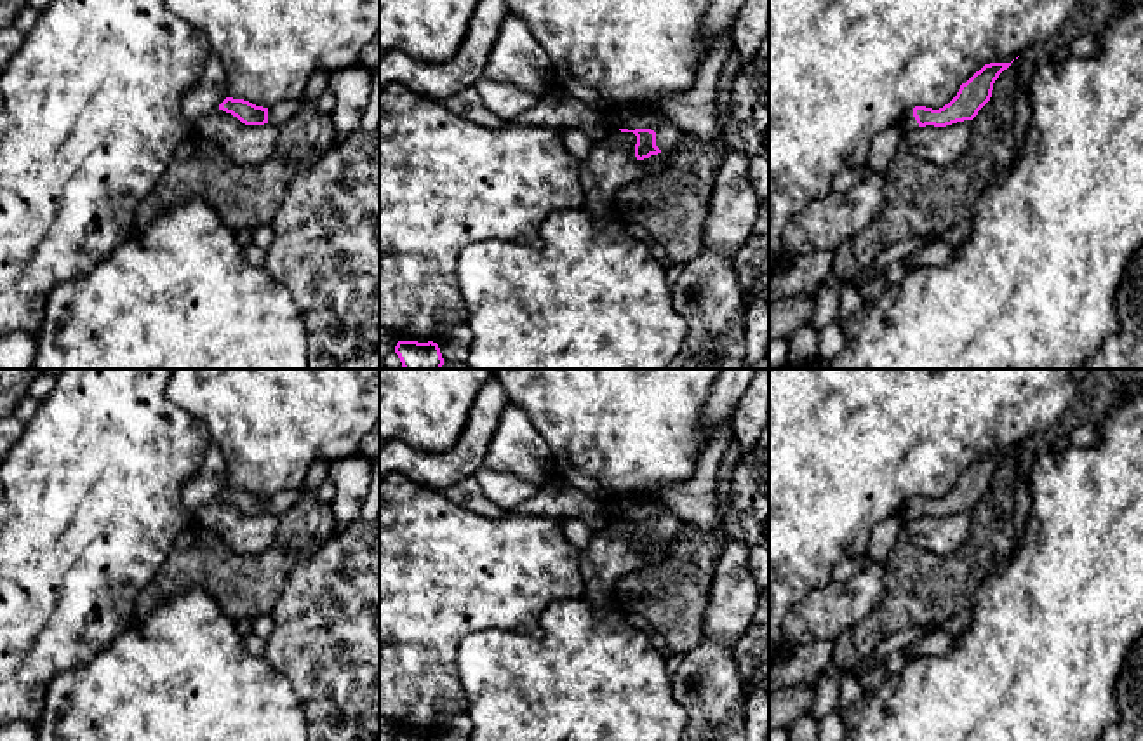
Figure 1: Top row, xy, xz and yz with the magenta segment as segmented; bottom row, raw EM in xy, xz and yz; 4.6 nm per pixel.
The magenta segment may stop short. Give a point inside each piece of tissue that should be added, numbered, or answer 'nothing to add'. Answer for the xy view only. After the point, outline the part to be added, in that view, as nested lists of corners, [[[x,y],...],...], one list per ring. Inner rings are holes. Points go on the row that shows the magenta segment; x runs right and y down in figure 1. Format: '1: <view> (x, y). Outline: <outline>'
1: xy (279, 113). Outline: [[[285,101],[268,108],[268,124],[280,127],[287,118],[291,118],[299,108],[299,101]]]

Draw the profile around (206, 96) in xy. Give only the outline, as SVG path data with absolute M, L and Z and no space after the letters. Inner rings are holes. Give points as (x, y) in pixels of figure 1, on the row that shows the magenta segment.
M211 52L202 77L198 82L183 96L181 108L184 120L190 122L191 129L195 122L217 110L226 99L226 71L219 57Z

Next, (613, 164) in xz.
M614 129L605 139L595 143L583 160L581 184L586 195L583 209L592 216L614 217L611 207L619 188L665 169L663 153L638 160L635 144L633 132Z

